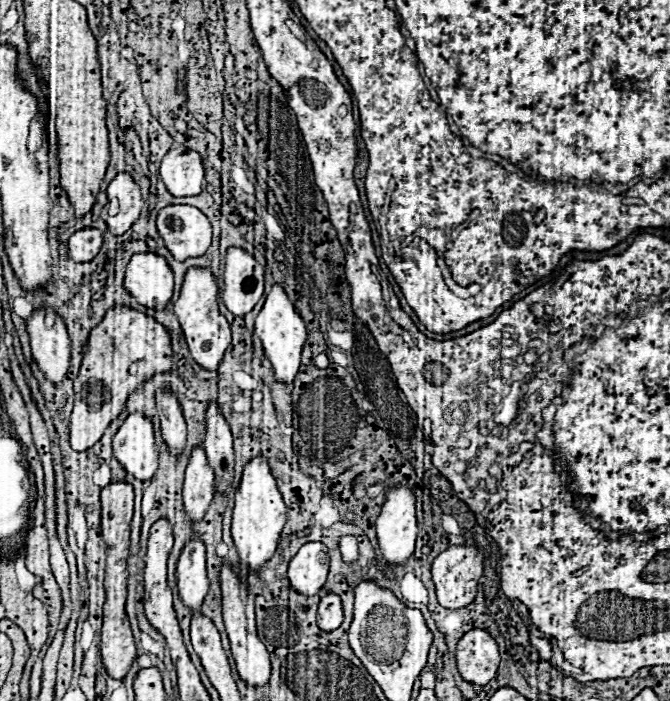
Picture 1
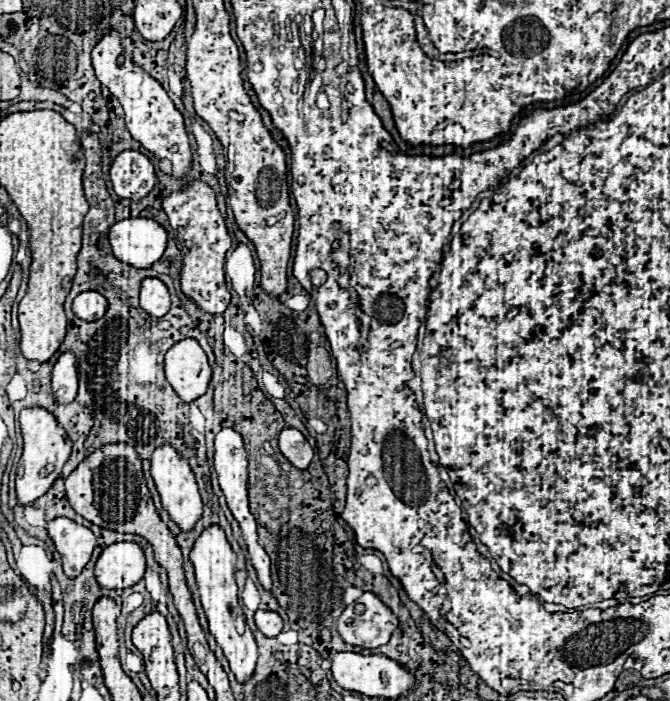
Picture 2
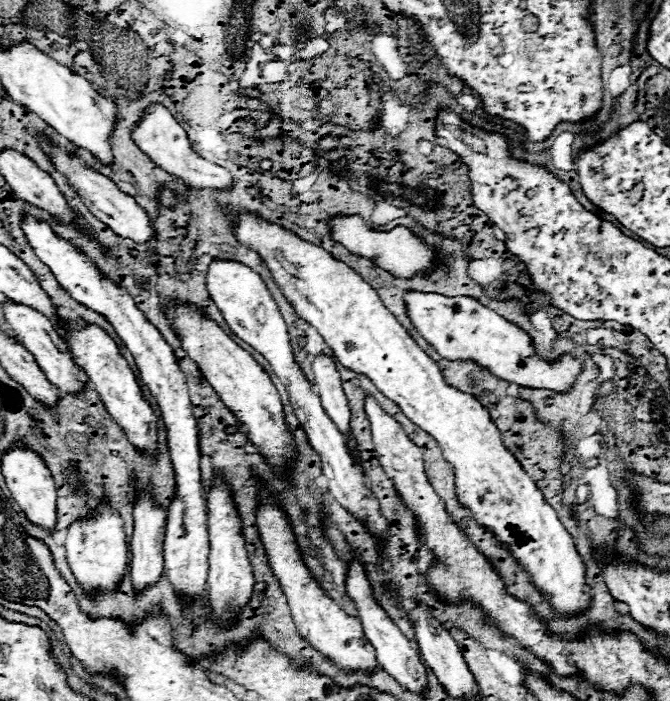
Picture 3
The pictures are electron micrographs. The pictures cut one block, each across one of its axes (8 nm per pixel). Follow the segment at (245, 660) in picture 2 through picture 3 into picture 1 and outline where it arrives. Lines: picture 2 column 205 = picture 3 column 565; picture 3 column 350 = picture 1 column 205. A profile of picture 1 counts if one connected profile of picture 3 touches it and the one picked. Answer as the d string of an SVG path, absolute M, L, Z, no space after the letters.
M190 268L186 272L182 290L180 290L180 298L174 304L174 312L180 320L186 344L190 348L192 358L208 372L216 372L226 348L232 342L232 330L230 324L226 322L226 318L218 312L218 286L214 280L214 274L210 272L210 268Z

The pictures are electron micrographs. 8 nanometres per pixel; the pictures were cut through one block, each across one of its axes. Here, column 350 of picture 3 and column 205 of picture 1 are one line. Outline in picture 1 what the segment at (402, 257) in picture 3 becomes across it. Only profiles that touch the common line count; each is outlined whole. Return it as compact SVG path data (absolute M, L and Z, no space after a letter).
M166 206L158 214L158 232L178 262L206 254L212 242L208 218L194 206Z

